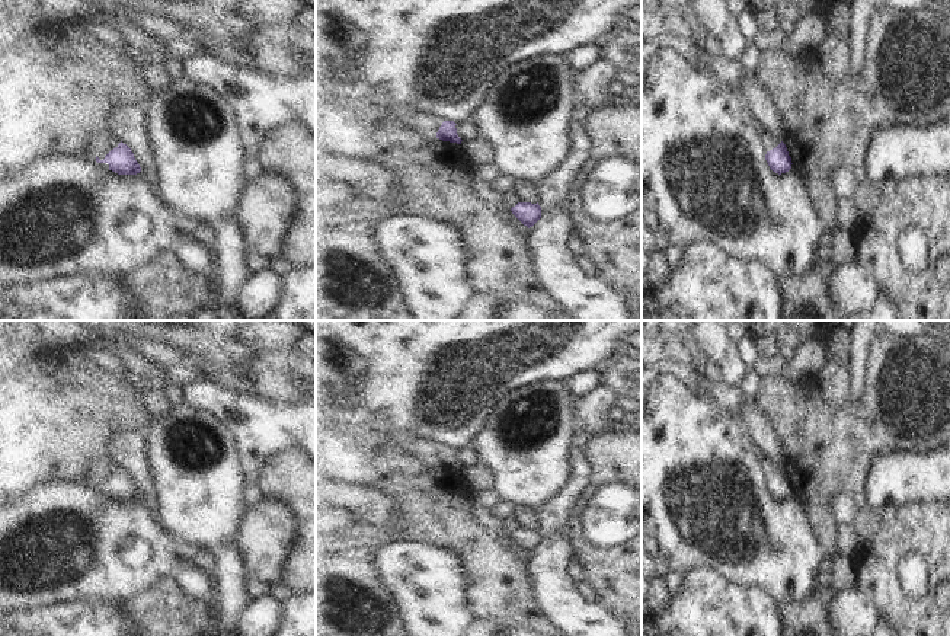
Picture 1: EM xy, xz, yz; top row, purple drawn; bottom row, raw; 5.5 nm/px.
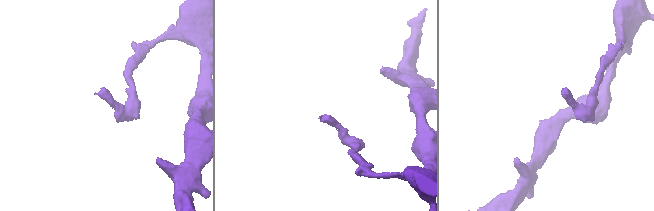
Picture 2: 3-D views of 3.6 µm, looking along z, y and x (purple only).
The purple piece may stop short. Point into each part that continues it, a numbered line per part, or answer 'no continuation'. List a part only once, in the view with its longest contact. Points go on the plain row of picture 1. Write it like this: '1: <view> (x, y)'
1: xy (108, 467).

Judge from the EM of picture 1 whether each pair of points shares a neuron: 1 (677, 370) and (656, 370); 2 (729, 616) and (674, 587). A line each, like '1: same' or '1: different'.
1: same
2: different

